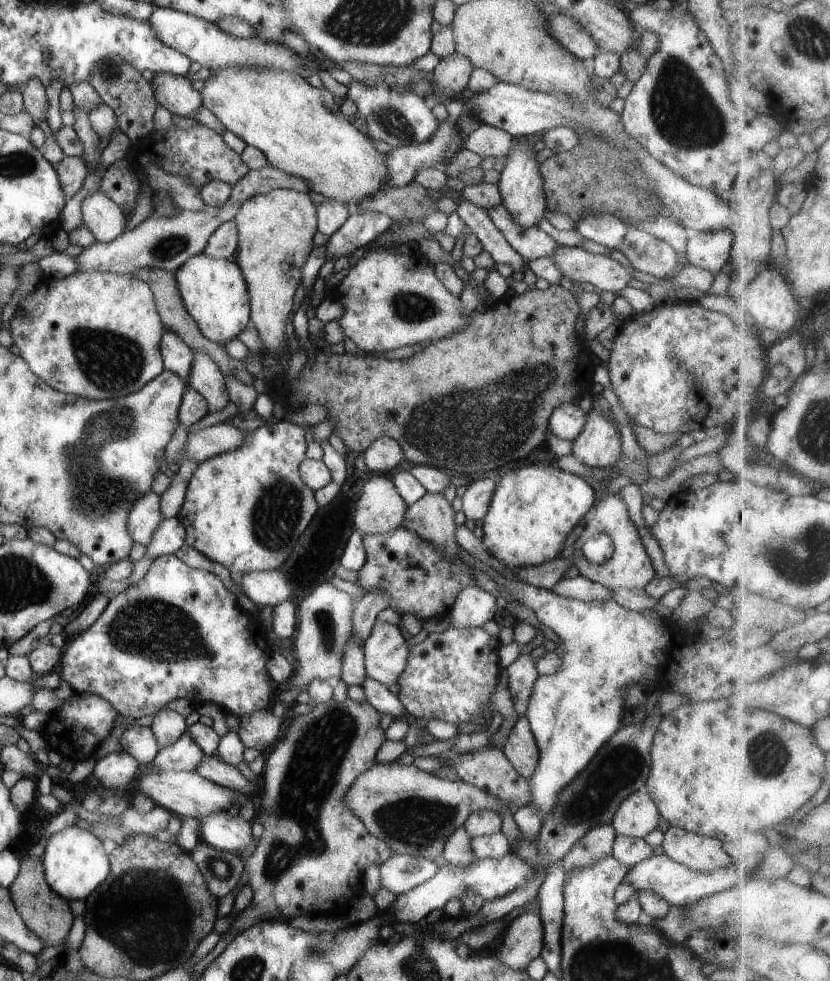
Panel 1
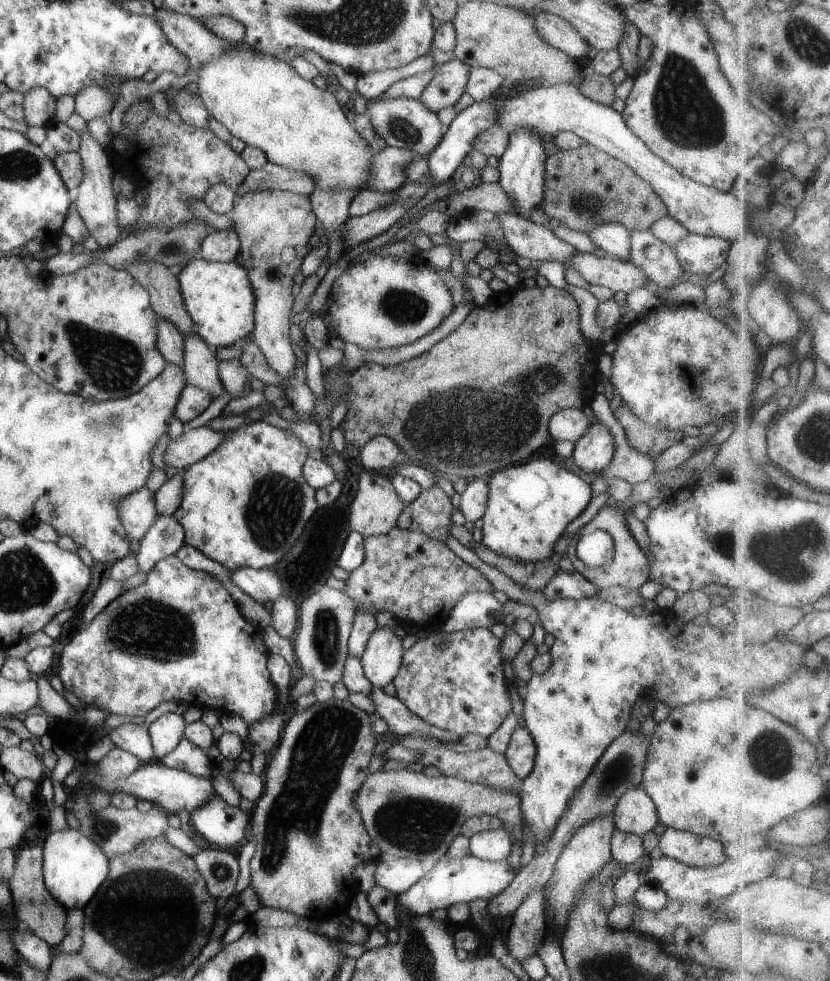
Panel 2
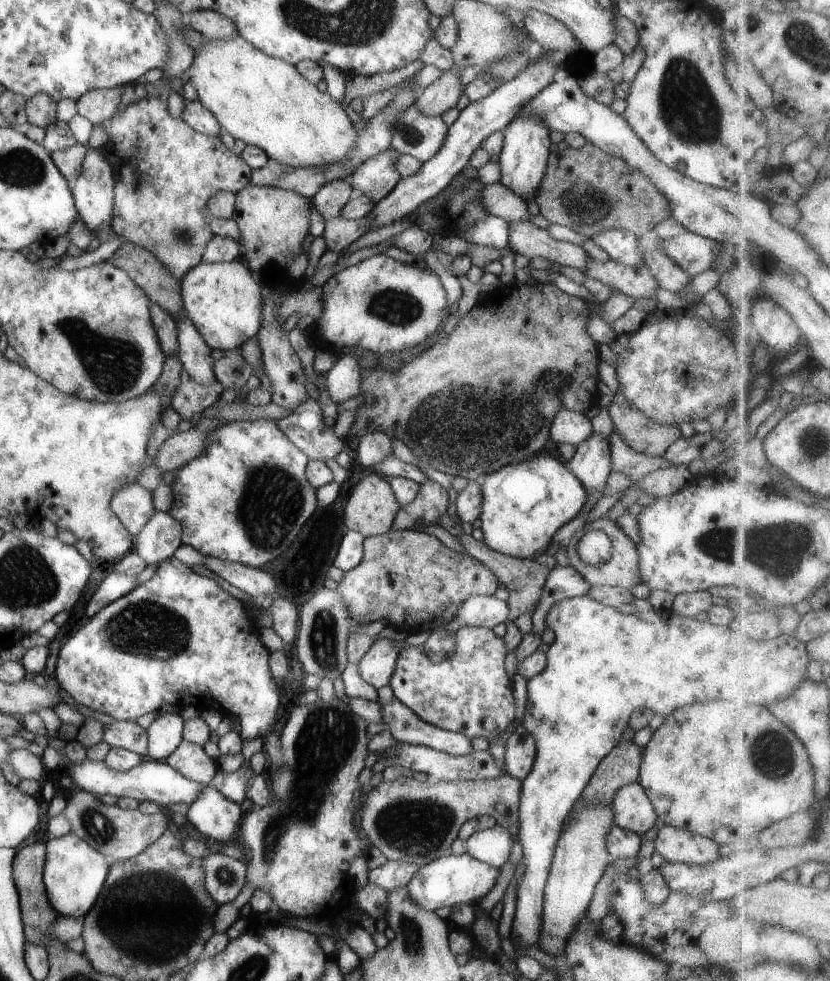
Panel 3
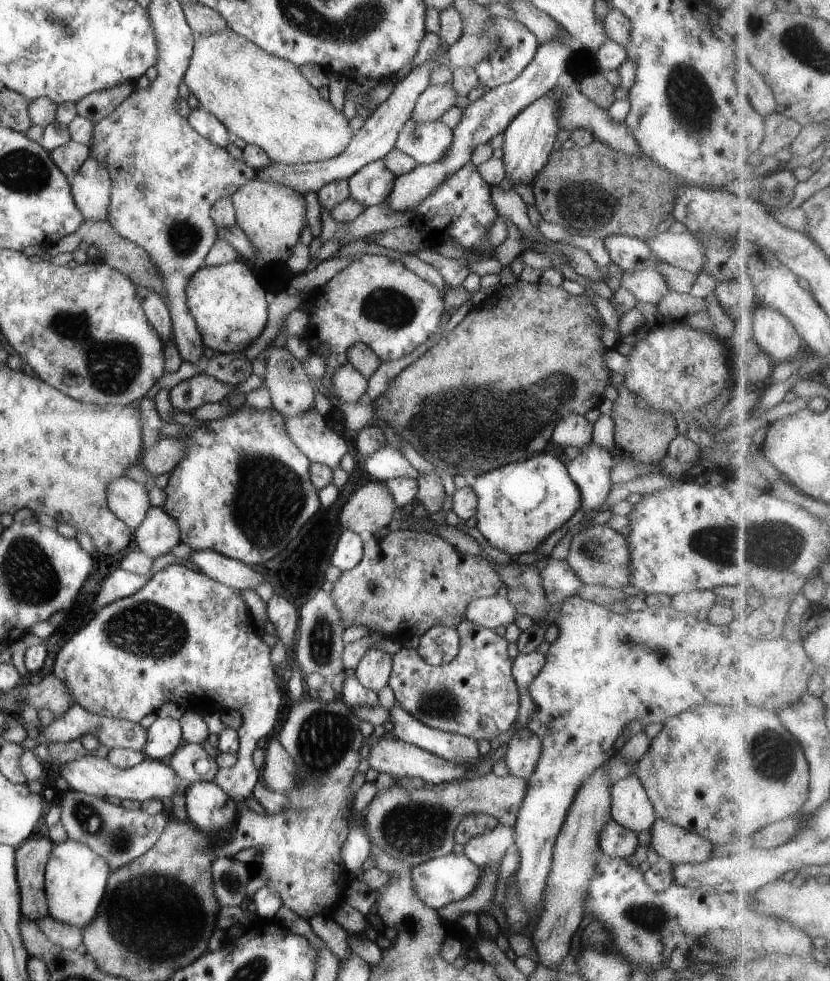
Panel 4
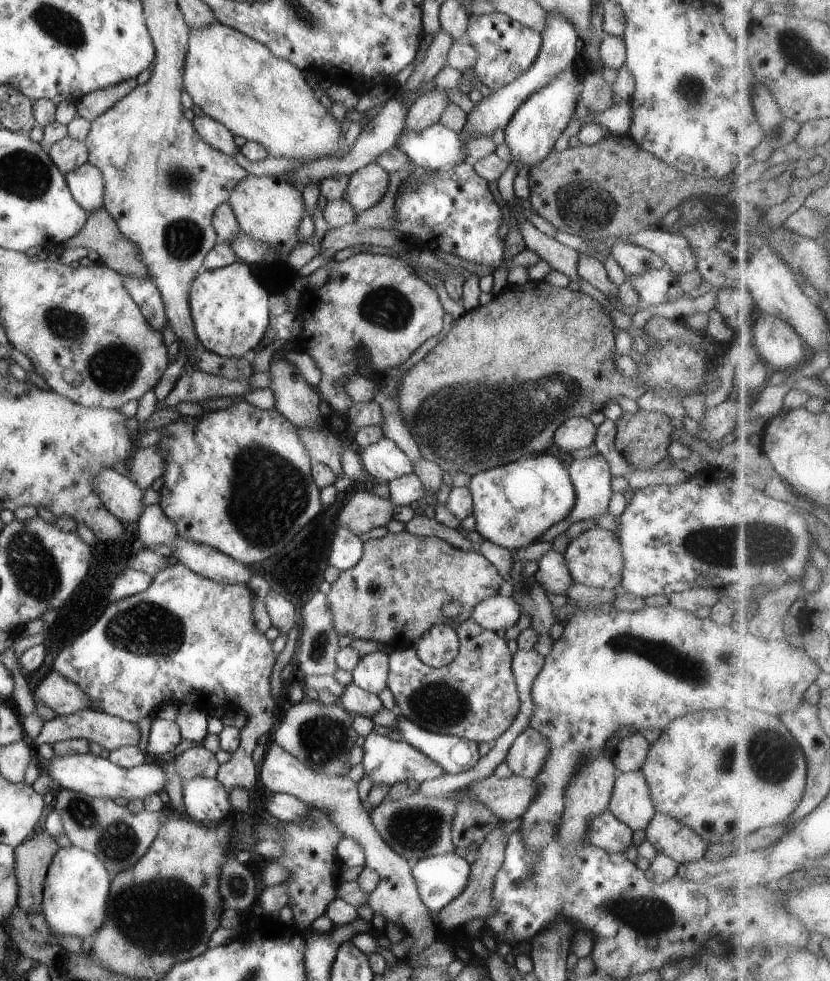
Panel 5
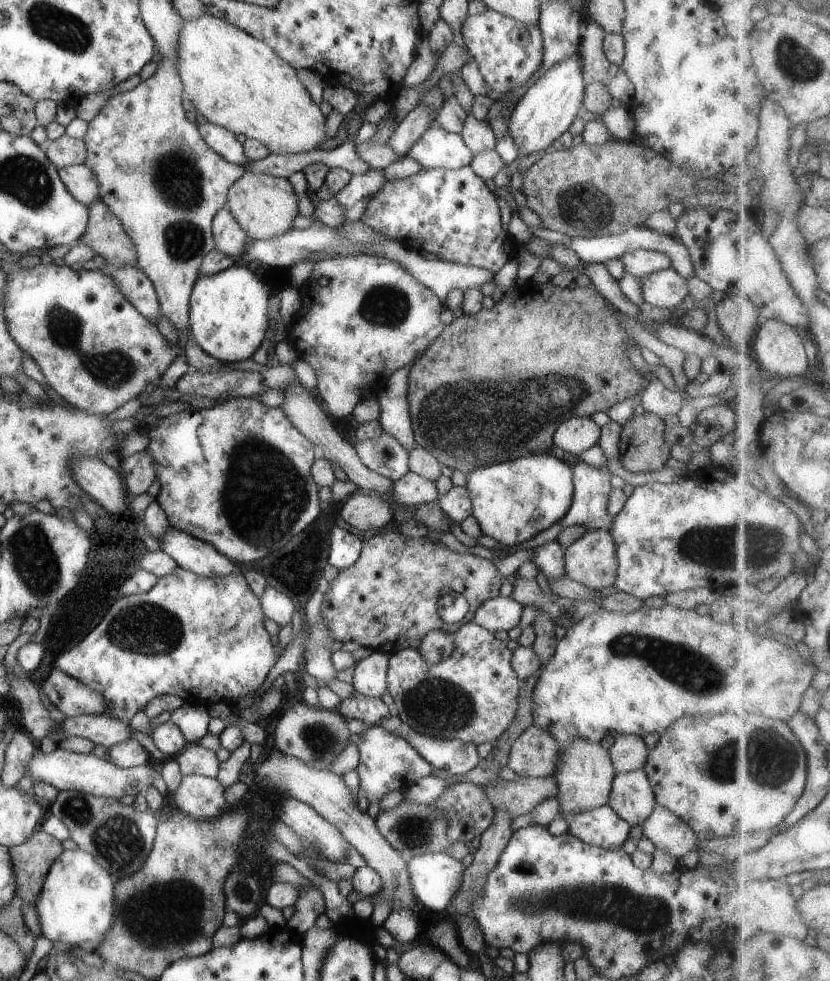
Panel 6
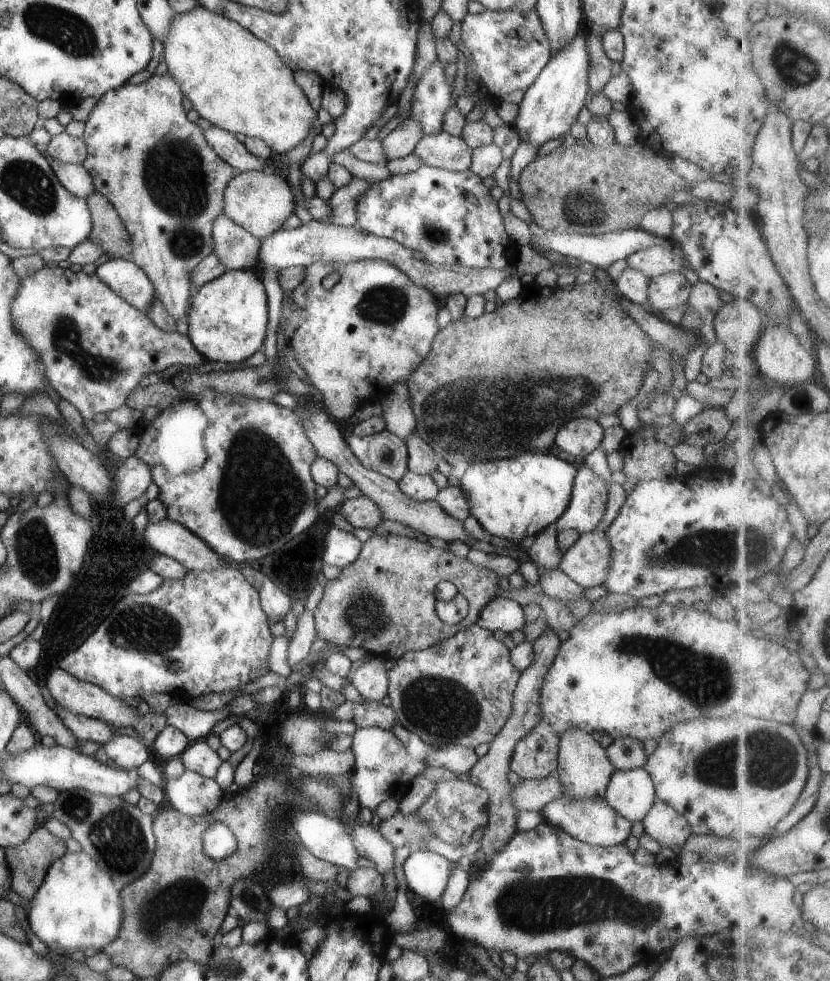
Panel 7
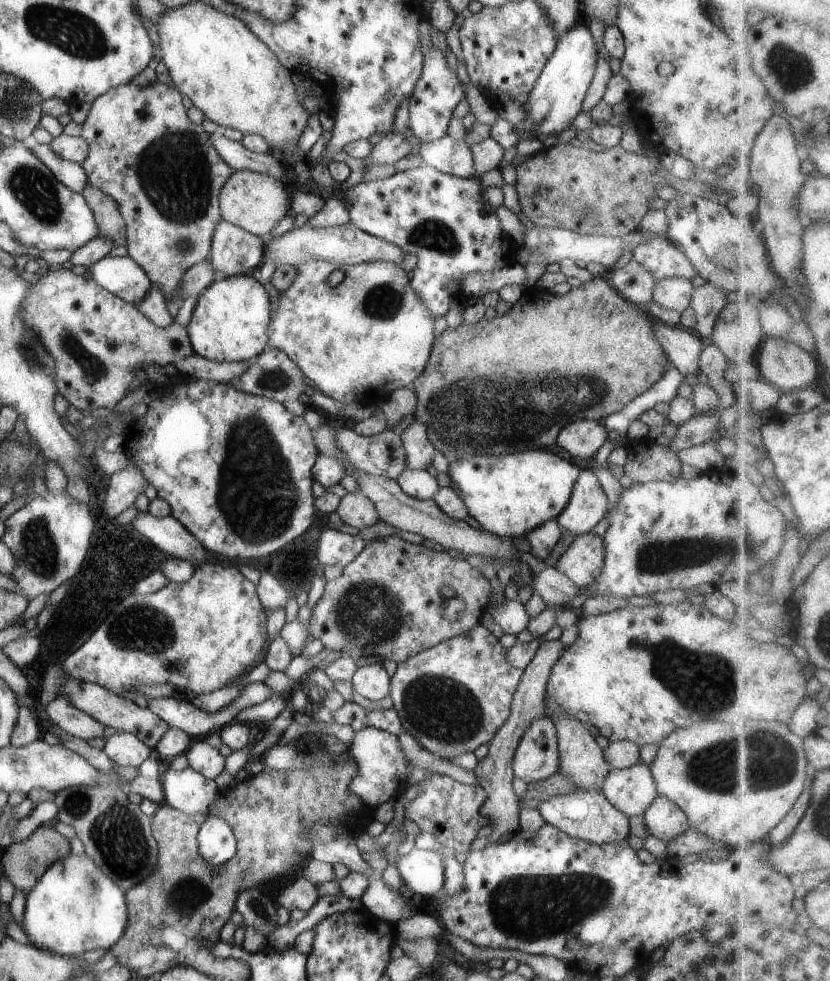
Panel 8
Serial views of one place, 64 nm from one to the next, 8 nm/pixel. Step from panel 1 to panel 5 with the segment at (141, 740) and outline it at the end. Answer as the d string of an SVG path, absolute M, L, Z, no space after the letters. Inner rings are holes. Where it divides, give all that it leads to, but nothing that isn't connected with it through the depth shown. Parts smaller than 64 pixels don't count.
M85 709L72 715L57 716L55 719L45 722L42 732L35 740L34 746L39 747L43 743L54 745L56 742L75 738L86 739L90 743L99 744L104 749L112 751L124 746L137 746L141 740L141 734L135 723L112 717L95 709Z

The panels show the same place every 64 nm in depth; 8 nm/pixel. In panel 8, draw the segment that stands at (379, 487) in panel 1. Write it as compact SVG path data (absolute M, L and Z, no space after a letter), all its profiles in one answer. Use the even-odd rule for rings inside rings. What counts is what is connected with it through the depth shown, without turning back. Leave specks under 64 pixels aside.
M360 491L343 496L335 511L338 512L338 516L344 524L350 524L358 530L371 527L380 519L373 502L370 502L370 499Z

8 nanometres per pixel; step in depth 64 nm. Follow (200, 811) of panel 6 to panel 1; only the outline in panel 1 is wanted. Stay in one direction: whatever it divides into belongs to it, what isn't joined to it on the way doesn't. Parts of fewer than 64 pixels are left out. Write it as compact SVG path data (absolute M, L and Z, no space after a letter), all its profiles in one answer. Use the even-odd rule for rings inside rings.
M215 811L198 817L201 842L218 851L238 855L250 844L257 847L257 842L252 838L253 824L246 822L239 815L230 816L227 811Z

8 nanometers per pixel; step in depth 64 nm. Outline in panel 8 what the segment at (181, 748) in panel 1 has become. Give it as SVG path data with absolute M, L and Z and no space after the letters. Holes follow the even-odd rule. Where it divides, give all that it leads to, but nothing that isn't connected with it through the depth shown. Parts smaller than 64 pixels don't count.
M203 739L194 740L184 756L186 756L192 770L199 772L210 780L215 780L222 774L222 770L225 770L226 758Z

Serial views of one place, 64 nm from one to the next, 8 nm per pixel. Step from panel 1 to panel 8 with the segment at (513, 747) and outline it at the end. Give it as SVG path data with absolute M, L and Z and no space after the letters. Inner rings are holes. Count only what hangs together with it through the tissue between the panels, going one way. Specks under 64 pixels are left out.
M546 714L530 722L516 747L512 768L516 778L530 784L558 773L560 755L556 726Z

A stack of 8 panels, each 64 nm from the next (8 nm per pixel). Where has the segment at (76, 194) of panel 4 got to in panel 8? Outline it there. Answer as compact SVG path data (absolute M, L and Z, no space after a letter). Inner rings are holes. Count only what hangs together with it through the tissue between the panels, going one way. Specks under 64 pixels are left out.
M32 137L25 142L29 144L32 154L38 156L46 164L46 168L52 172L54 178L58 179L68 190L82 194L82 190L89 185L89 180L81 164L60 158L49 144L40 144Z

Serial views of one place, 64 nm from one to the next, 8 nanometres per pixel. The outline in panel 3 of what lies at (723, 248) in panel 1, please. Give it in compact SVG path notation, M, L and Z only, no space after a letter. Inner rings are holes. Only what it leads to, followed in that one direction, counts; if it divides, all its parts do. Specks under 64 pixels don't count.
M685 231L681 236L664 239L663 252L683 271L695 277L713 268L718 242Z

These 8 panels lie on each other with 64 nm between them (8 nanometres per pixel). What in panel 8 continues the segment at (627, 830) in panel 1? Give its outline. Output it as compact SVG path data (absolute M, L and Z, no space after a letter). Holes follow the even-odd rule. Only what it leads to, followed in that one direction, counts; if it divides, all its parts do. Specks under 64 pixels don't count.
M643 762L627 769L612 769L604 780L606 800L628 818L642 816L658 796L656 782Z

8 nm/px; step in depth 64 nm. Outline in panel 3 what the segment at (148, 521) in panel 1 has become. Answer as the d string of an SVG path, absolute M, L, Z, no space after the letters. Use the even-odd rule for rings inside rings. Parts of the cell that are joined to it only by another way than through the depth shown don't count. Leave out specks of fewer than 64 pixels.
M126 483L110 500L111 510L121 521L135 544L139 531L155 512L152 494L136 483Z

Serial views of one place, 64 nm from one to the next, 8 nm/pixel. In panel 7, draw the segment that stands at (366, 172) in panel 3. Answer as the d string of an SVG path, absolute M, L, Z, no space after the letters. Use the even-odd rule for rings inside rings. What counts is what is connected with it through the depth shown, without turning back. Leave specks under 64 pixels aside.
M353 177L347 186L336 190L327 201L331 212L329 218L323 223L353 227L357 220L355 212L357 199L371 184Z

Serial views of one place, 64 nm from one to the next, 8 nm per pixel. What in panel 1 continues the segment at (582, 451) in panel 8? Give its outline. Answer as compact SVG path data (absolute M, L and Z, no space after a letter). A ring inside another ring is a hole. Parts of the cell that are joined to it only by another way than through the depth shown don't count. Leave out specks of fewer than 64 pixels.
M565 403L559 405L549 417L548 427L554 437L574 441L586 423L586 405Z

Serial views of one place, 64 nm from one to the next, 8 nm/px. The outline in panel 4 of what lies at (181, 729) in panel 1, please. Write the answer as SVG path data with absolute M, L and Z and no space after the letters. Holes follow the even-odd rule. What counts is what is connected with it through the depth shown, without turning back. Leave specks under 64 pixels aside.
M158 717L147 730L147 742L143 754L149 759L162 761L177 750L182 742L179 722L169 717Z

